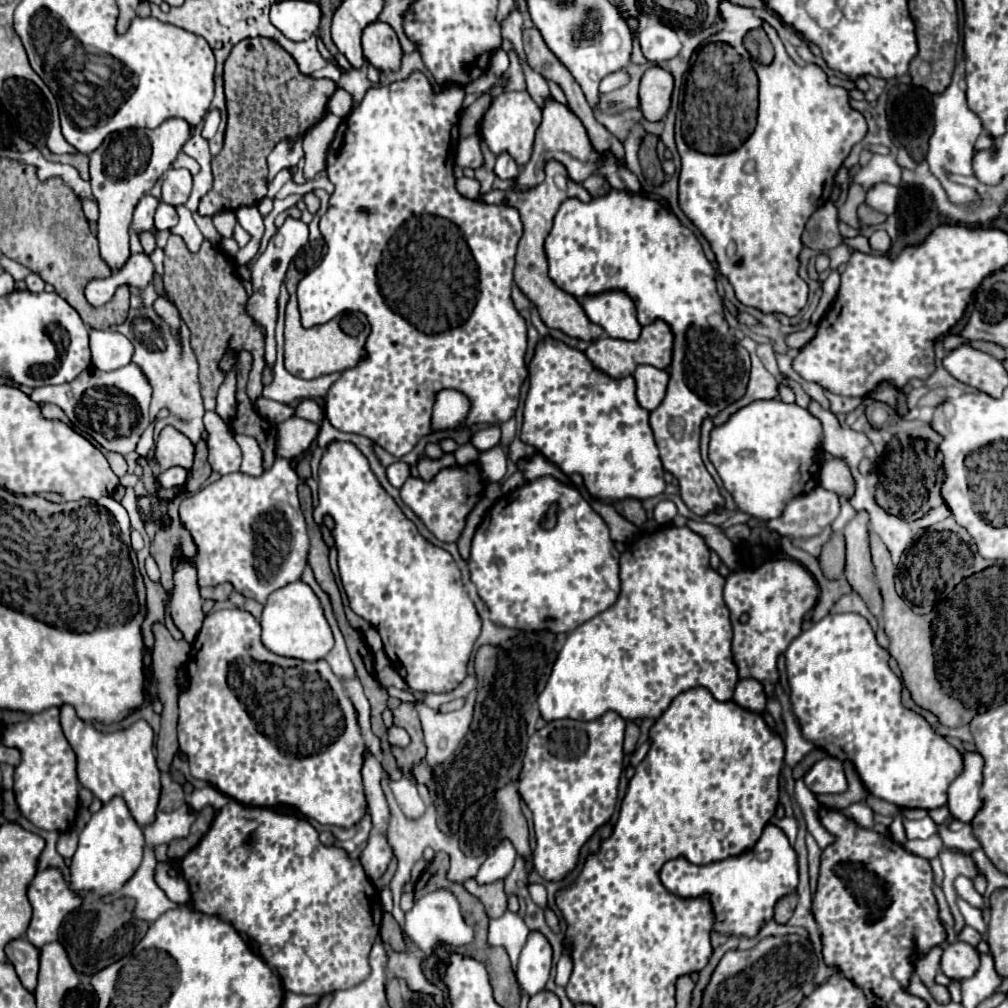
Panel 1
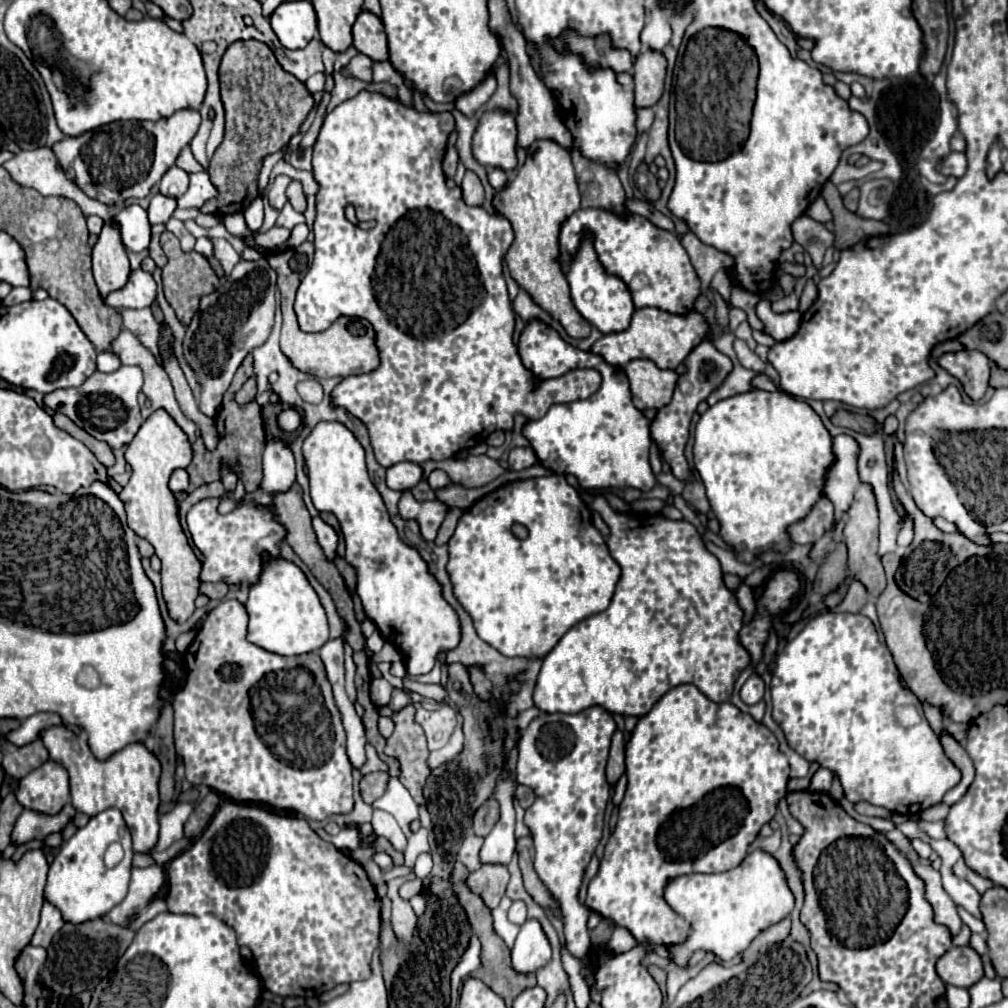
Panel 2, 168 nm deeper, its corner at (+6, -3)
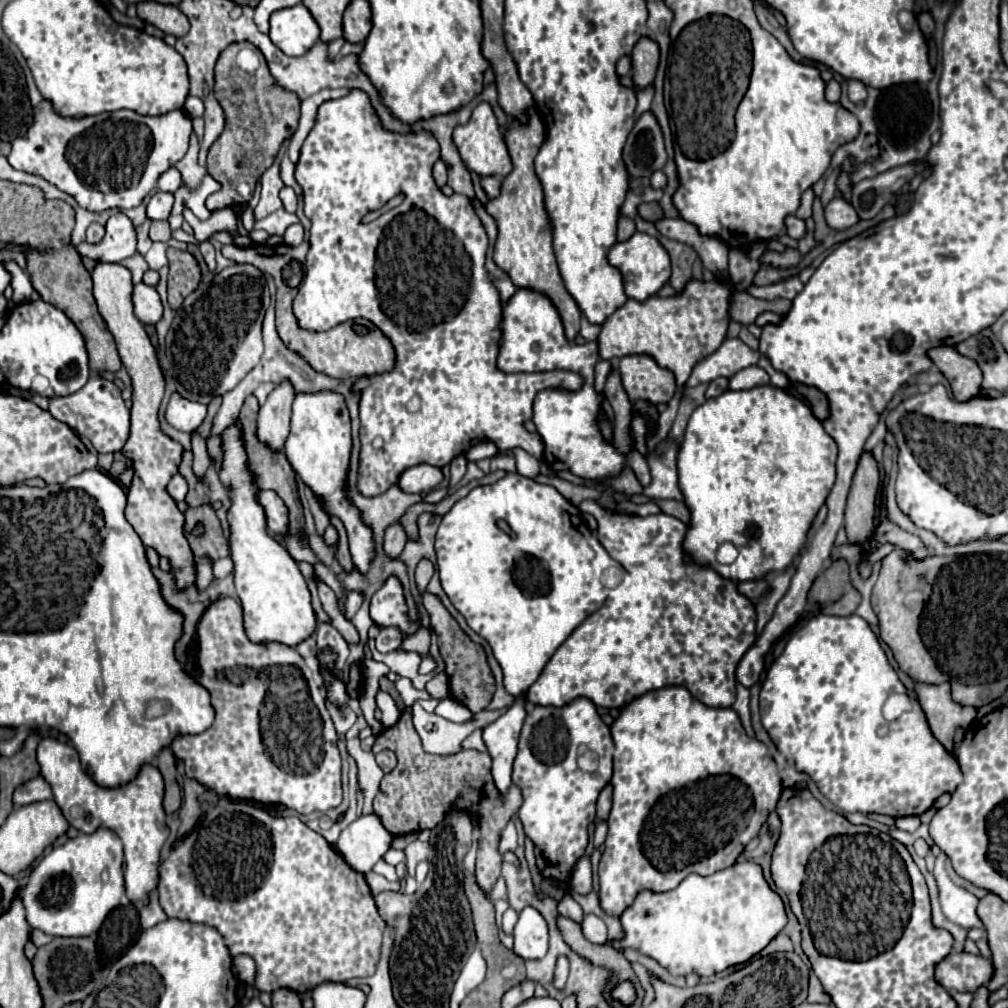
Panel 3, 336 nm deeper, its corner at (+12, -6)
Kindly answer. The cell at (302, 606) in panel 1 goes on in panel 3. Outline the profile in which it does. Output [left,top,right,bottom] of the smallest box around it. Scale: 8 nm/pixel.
[219,421,315,647]

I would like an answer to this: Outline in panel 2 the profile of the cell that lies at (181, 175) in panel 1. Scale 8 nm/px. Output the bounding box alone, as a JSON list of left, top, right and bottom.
[159,166,189,198]

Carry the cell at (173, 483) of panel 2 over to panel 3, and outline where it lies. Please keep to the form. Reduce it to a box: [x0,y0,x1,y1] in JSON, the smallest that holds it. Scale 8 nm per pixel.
[167,473,187,501]

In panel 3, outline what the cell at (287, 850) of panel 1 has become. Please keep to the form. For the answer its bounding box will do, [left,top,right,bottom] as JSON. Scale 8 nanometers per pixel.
[159,799,385,993]

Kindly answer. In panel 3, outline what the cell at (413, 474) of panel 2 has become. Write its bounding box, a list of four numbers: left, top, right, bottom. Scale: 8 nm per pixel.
[399,465,443,493]

